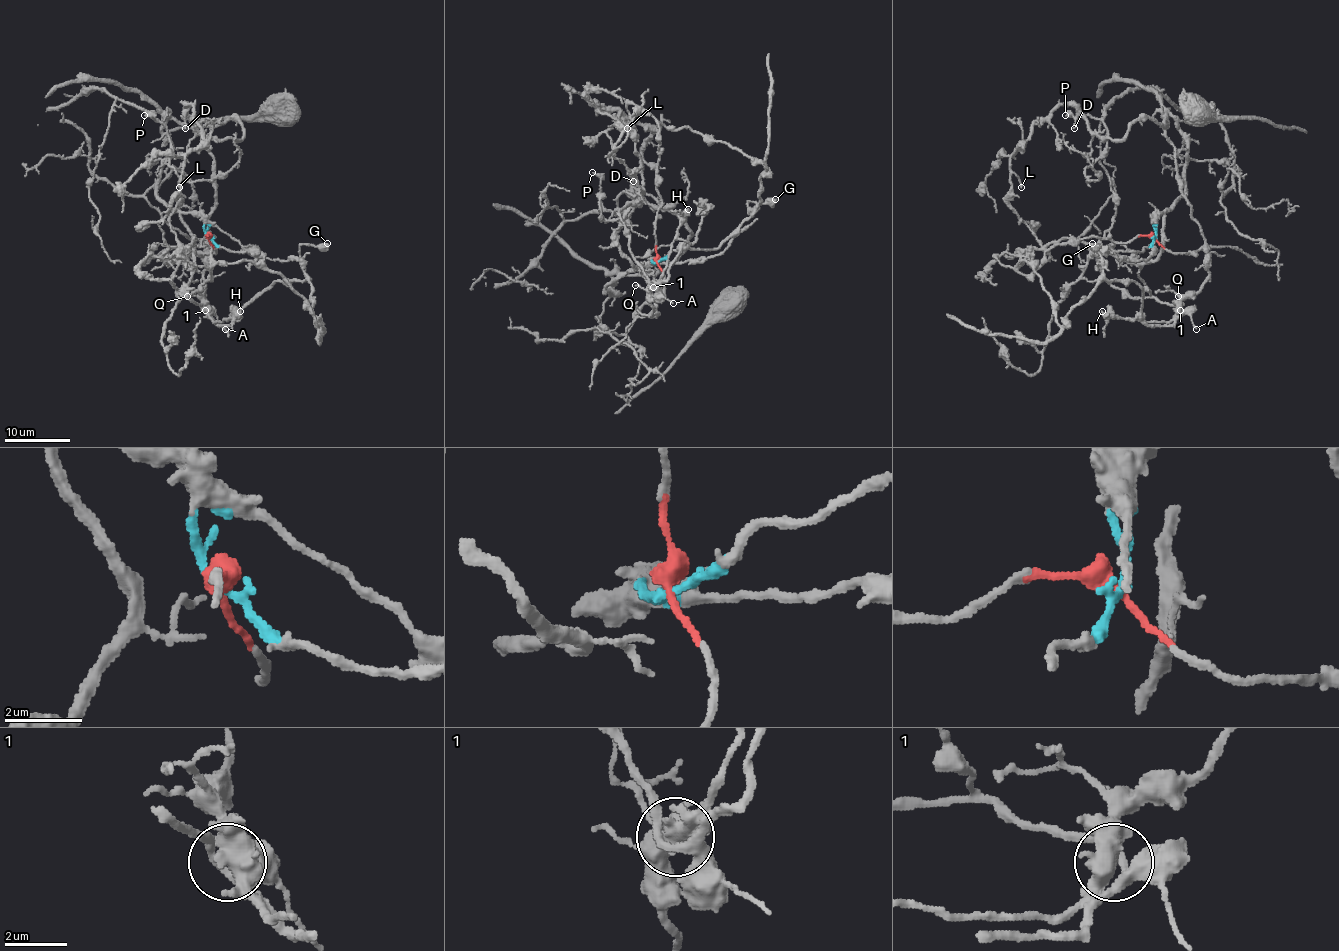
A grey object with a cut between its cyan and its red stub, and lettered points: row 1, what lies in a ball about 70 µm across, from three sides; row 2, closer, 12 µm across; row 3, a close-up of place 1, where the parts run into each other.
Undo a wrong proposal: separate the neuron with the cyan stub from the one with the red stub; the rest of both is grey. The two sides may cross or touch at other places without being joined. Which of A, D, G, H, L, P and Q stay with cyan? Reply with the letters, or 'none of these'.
D, H, L, P, Q

